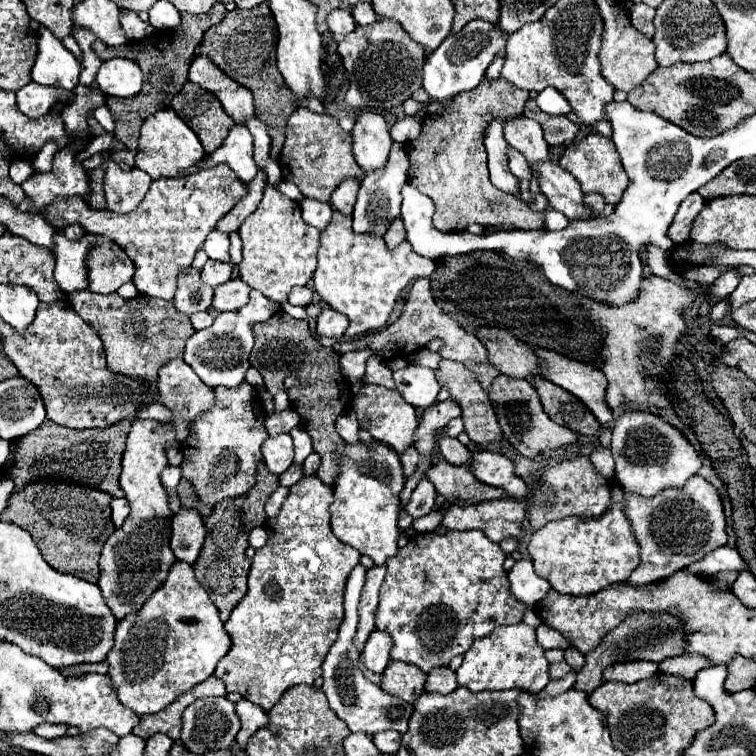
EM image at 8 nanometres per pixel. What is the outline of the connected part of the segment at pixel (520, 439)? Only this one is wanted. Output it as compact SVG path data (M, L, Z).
M507 375L495 377L491 391L489 391L489 399L497 413L503 437L525 457L535 457L541 451L569 445L569 443L575 443L575 439L577 439L577 435L571 429L553 423L545 415L537 393L527 379L515 379L515 377L507 377Z

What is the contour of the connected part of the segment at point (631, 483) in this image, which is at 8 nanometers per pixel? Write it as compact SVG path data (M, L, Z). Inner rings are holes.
M627 409L615 419L611 451L615 459L615 477L623 491L643 497L653 497L665 487L683 487L701 467L701 457L687 437L661 415L649 411Z

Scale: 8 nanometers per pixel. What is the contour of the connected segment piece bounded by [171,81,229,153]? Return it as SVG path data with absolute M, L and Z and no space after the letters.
M187 81L173 97L171 107L195 131L205 153L213 153L225 141L229 133L229 115L213 93Z

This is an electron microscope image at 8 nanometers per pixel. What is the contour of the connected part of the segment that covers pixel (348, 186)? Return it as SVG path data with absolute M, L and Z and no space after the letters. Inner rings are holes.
M353 177L343 179L331 195L331 205L339 209L343 215L351 215L357 199L357 191L359 191L359 179L353 179Z

